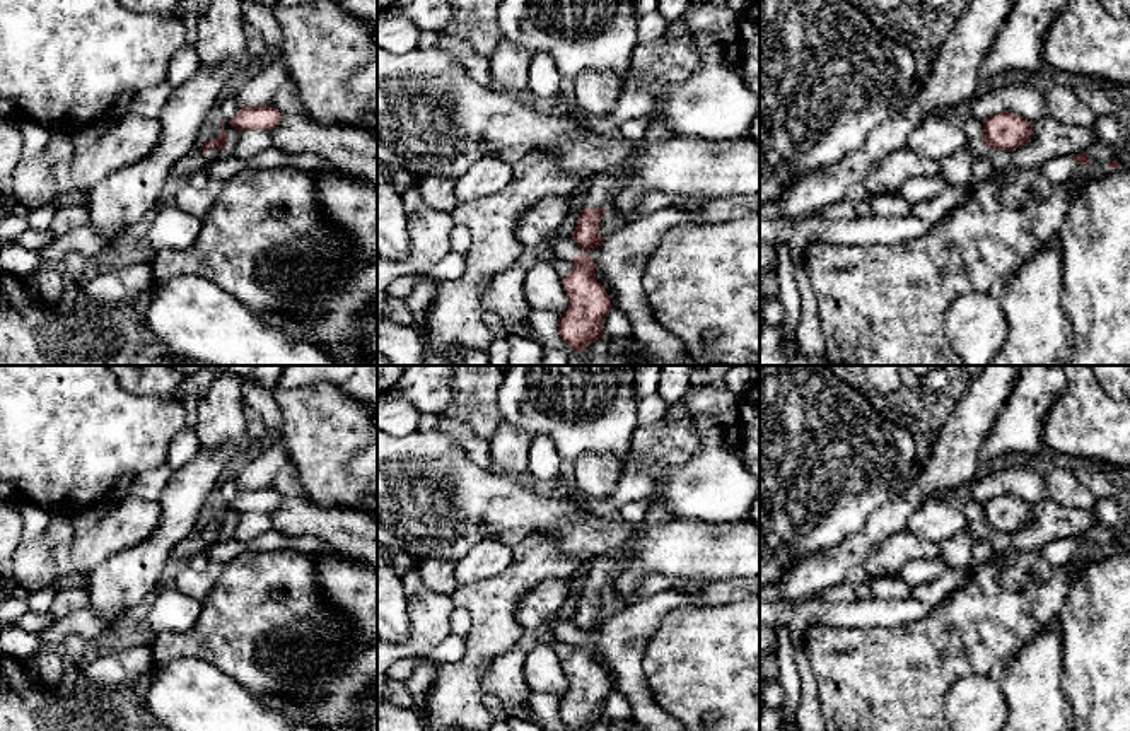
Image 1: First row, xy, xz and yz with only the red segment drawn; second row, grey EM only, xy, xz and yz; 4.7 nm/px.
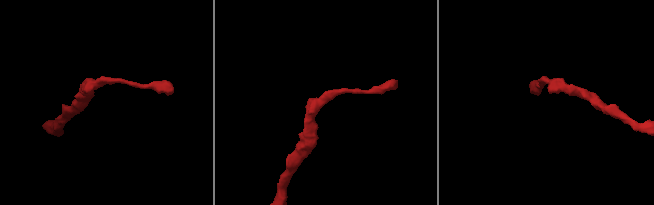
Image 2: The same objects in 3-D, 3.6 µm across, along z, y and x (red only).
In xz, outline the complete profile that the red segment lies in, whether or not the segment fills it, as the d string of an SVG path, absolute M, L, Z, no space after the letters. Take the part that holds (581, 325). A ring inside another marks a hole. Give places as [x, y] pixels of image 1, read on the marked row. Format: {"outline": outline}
{"outline": "M589 253L572 256L574 270L562 278L568 294L568 309L560 316L558 333L575 352L604 338L603 323L613 309L611 299L594 275L597 265Z"}

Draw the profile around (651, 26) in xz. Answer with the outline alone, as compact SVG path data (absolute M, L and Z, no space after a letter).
M654 10L637 20L637 43L650 43L667 31L667 20Z

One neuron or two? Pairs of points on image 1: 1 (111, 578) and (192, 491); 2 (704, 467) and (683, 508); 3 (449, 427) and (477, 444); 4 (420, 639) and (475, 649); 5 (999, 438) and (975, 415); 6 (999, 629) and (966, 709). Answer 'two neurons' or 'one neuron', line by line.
1: one neuron
2: one neuron
3: one neuron
4: two neurons
5: two neurons
6: two neurons

